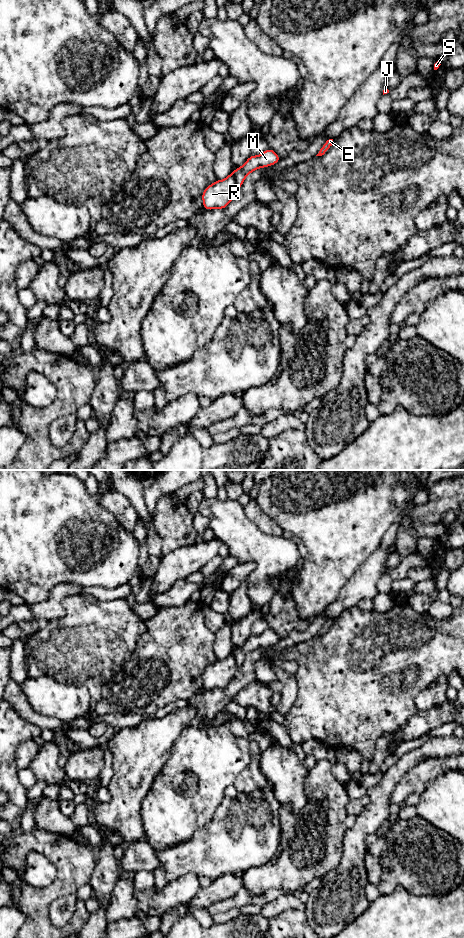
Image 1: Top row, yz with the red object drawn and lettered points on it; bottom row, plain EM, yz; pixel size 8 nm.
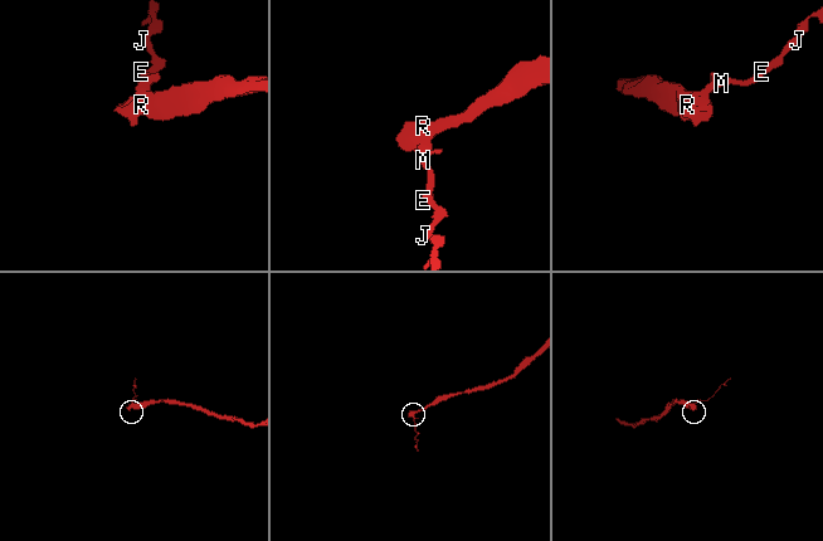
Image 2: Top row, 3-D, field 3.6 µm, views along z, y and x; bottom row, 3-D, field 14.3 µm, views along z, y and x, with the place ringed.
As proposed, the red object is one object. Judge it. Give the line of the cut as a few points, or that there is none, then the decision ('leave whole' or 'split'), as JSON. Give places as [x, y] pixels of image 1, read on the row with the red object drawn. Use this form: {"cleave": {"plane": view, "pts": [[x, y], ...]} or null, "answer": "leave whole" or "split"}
{"cleave": {"plane": "yz", "pts": [[231, 173], [239, 187]]}, "answer": "split"}

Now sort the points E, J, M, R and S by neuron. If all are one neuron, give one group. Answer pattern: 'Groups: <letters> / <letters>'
Groups: E J M S / R

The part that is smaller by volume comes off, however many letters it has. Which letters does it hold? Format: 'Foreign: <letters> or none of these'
Foreign: E, J, M, S

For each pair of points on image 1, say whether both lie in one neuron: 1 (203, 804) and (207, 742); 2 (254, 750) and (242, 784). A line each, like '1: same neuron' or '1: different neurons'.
1: same neuron
2: same neuron

